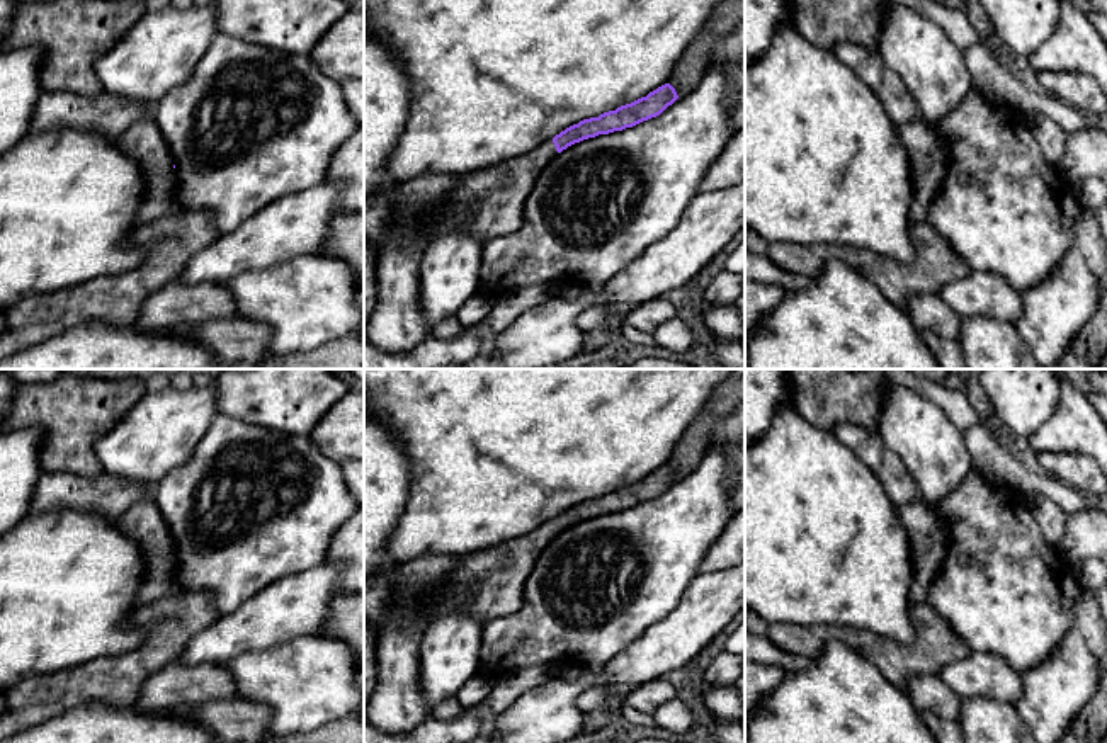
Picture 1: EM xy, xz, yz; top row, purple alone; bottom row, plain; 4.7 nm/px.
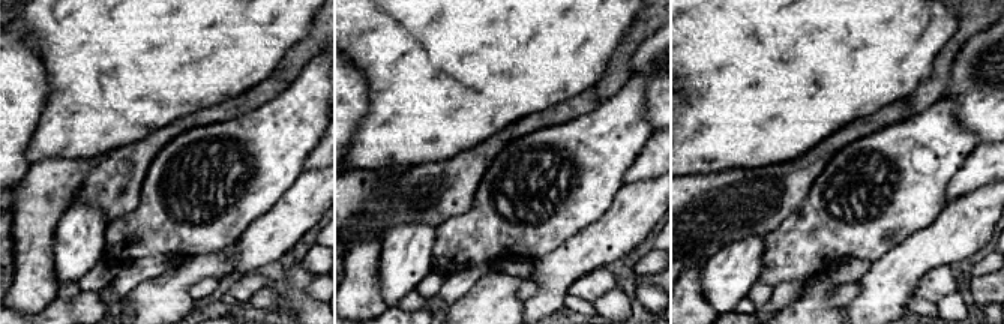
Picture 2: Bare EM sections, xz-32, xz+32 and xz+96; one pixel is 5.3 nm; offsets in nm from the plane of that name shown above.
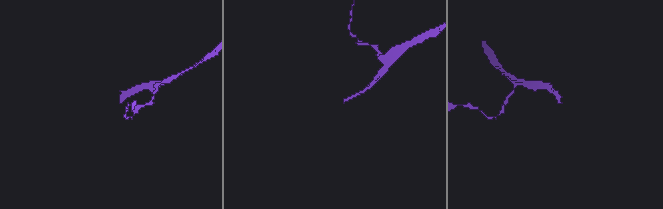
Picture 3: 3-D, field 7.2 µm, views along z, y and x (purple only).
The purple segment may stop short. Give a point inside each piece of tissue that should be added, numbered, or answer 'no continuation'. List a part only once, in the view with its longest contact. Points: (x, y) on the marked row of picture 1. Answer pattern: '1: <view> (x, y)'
1: xz (487, 204)

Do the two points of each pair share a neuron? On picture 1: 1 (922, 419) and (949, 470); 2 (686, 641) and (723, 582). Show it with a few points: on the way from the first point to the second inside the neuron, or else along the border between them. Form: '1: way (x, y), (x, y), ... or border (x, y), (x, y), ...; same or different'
1: way (922, 431), (937, 458); same
2: way (691, 626), (716, 597); same

